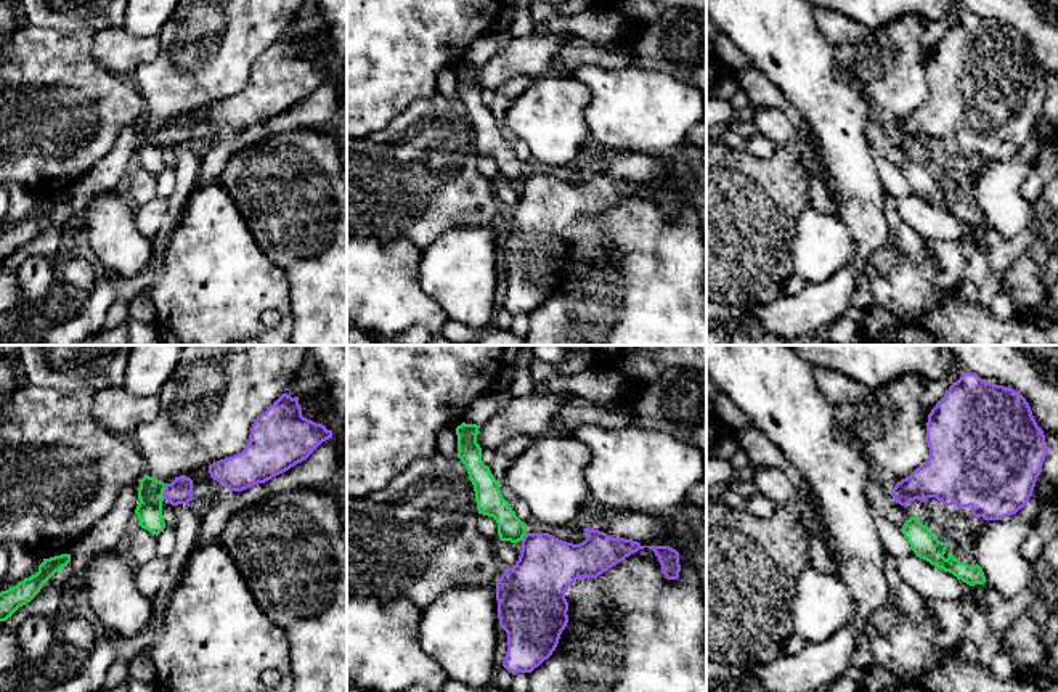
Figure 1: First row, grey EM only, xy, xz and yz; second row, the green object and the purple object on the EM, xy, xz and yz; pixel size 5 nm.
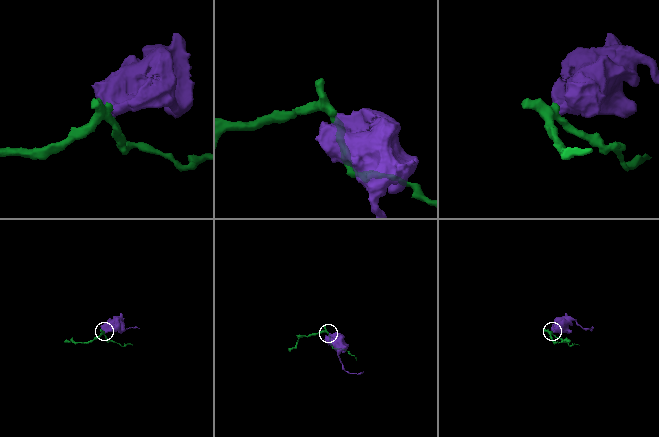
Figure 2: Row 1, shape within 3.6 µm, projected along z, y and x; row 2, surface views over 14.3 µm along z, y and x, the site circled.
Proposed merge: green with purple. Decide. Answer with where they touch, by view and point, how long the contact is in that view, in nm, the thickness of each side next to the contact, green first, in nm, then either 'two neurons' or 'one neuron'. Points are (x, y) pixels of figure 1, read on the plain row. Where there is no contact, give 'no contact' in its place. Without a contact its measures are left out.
xy (164, 129) | 70 nm | 130/130 nm | two neurons

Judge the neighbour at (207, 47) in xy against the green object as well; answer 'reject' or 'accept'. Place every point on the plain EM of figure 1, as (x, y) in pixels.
accept

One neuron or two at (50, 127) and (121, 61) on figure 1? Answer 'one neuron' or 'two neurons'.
two neurons

